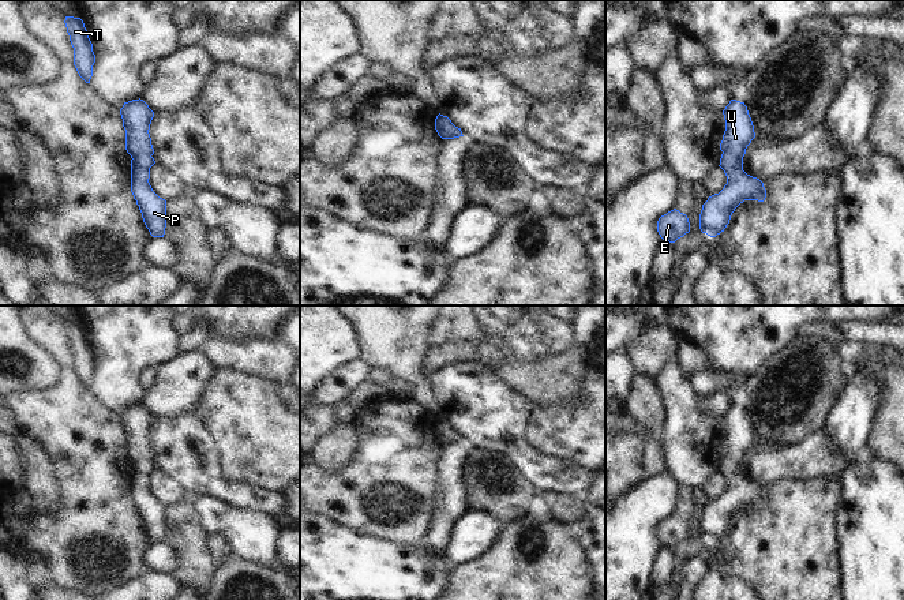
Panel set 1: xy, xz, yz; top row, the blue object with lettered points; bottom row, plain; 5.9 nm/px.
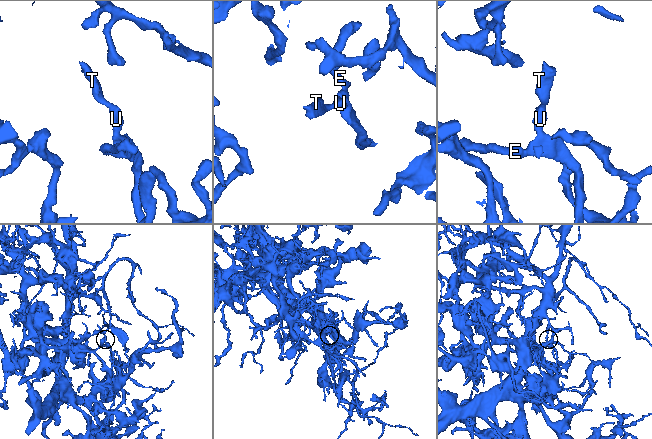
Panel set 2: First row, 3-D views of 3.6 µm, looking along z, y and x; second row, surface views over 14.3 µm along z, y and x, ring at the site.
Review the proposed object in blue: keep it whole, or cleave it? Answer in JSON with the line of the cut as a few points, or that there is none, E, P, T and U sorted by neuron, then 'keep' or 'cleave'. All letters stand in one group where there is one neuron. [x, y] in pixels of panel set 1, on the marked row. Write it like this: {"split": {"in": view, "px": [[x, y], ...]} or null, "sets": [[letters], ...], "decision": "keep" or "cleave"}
{"split": null, "sets": [["E", "P", "T", "U"]], "decision": "keep"}

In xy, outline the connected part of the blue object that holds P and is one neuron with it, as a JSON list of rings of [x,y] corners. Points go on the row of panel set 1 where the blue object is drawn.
[[[143,100],[124,102],[120,109],[125,130],[125,150],[131,155],[131,192],[143,222],[153,237],[164,237],[166,228],[166,200],[151,188],[150,168],[155,164],[149,134],[154,112]]]

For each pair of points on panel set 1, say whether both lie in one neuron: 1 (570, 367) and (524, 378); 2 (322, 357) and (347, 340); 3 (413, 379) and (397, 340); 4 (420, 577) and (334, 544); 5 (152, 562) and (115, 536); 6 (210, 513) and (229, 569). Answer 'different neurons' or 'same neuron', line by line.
1: same neuron
2: same neuron
3: same neuron
4: same neuron
5: different neurons
6: different neurons

